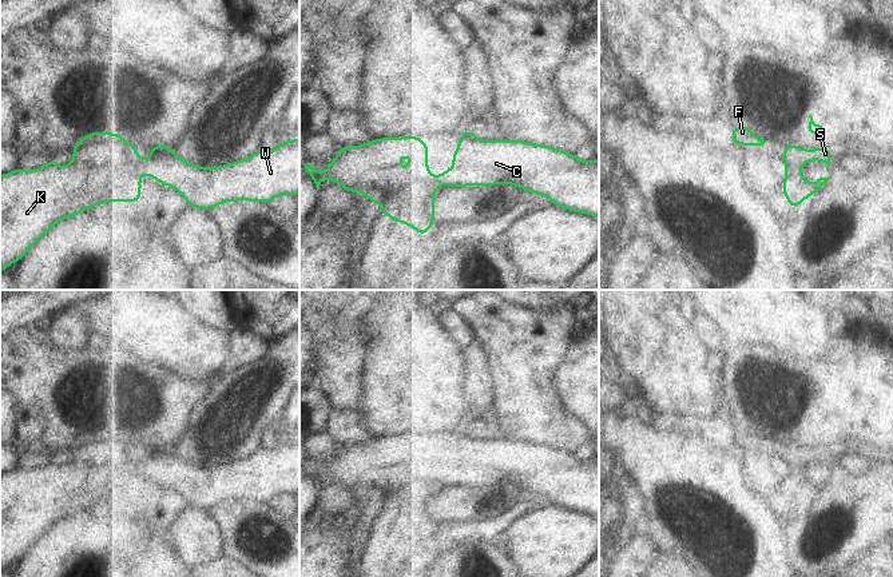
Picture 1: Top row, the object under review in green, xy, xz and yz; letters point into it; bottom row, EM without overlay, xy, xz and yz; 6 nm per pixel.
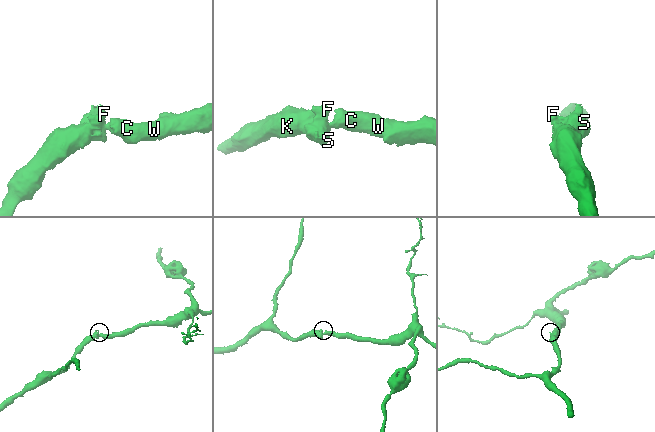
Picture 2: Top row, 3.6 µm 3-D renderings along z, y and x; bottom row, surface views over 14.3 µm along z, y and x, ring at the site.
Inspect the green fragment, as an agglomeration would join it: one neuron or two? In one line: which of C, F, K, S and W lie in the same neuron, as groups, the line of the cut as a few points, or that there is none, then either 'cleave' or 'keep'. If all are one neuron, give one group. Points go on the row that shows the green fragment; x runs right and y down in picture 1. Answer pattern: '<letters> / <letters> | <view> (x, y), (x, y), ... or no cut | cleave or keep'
C F K S W | no cut | keep

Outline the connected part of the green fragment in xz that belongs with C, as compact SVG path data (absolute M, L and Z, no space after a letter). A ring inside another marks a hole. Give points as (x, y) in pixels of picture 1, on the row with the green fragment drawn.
M472 130L461 132L457 150L451 155L453 168L445 170L437 178L428 171L429 148L420 136L402 138L380 138L361 146L341 146L334 160L321 174L315 167L305 164L305 170L314 183L320 187L326 179L332 179L342 186L345 191L357 194L364 192L365 199L377 202L386 215L398 223L406 223L424 236L434 224L434 192L438 186L446 184L451 187L481 186L489 187L499 183L512 184L528 192L539 194L549 198L556 207L569 210L572 212L583 212L599 218L599 160L580 160L572 152L560 151L551 146L533 144L525 140L480 140ZM406 154L410 160L408 170L400 168L400 156Z

